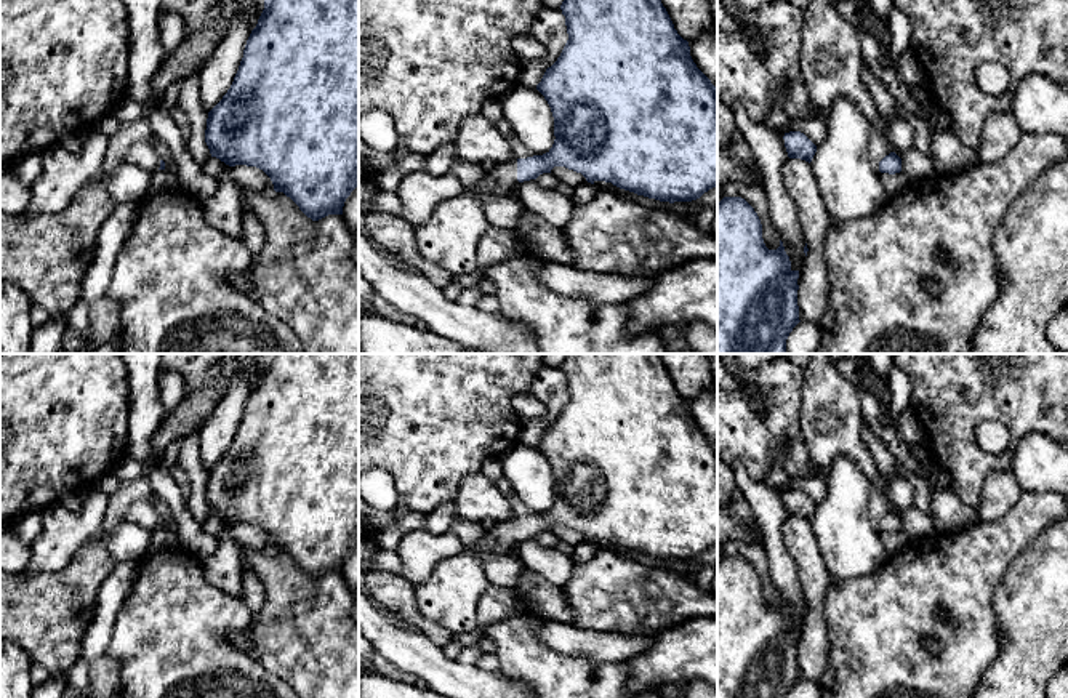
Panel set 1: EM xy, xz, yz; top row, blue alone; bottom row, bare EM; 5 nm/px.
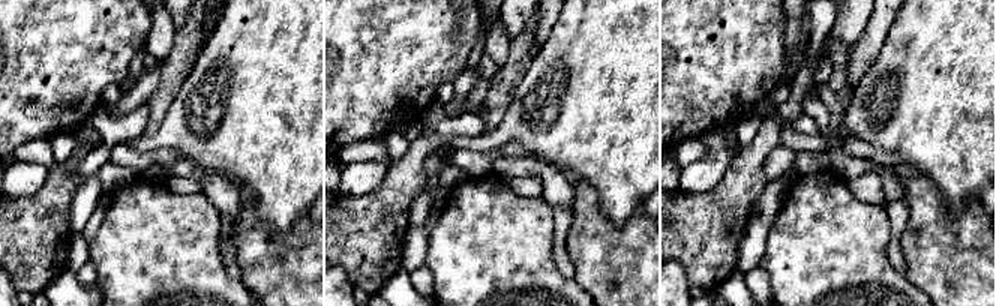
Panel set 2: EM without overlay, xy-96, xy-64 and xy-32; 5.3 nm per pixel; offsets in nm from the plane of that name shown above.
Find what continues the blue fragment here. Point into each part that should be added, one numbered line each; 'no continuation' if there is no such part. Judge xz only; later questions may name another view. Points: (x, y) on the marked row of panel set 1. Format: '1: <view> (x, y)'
1: xz (505, 176)

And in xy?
1: xy (141, 154)

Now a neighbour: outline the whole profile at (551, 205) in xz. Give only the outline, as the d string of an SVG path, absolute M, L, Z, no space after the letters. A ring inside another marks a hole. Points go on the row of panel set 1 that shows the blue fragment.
M535 179L519 183L516 194L525 211L541 216L559 229L564 229L573 216L575 203L570 197L540 187Z

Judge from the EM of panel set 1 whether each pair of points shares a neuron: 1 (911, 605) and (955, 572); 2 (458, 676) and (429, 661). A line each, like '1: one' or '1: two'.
1: one
2: one

